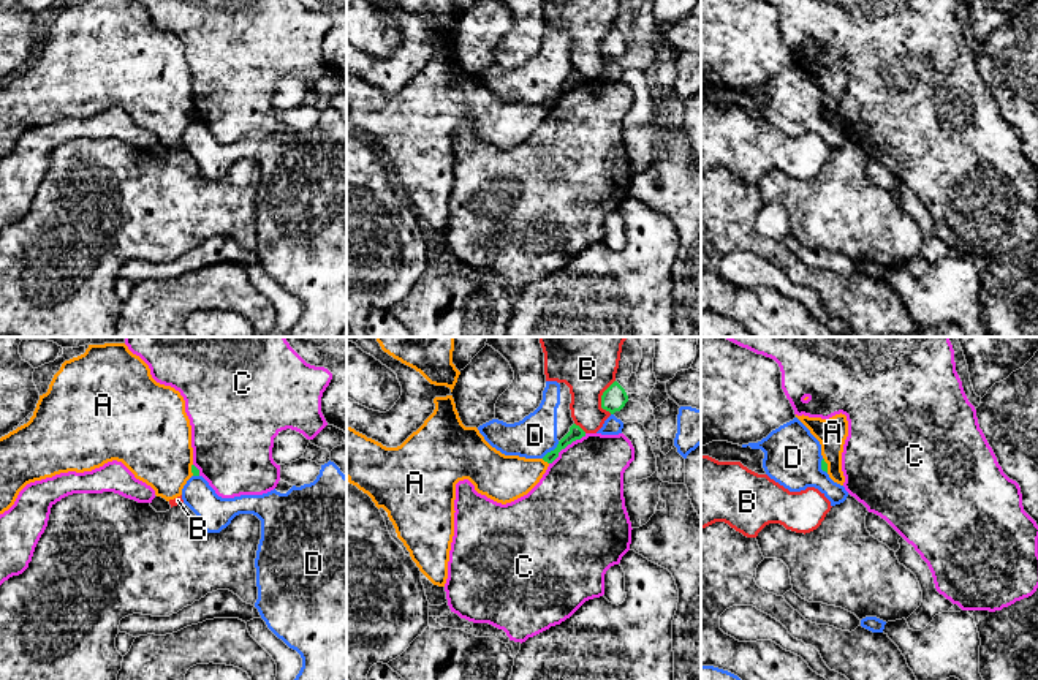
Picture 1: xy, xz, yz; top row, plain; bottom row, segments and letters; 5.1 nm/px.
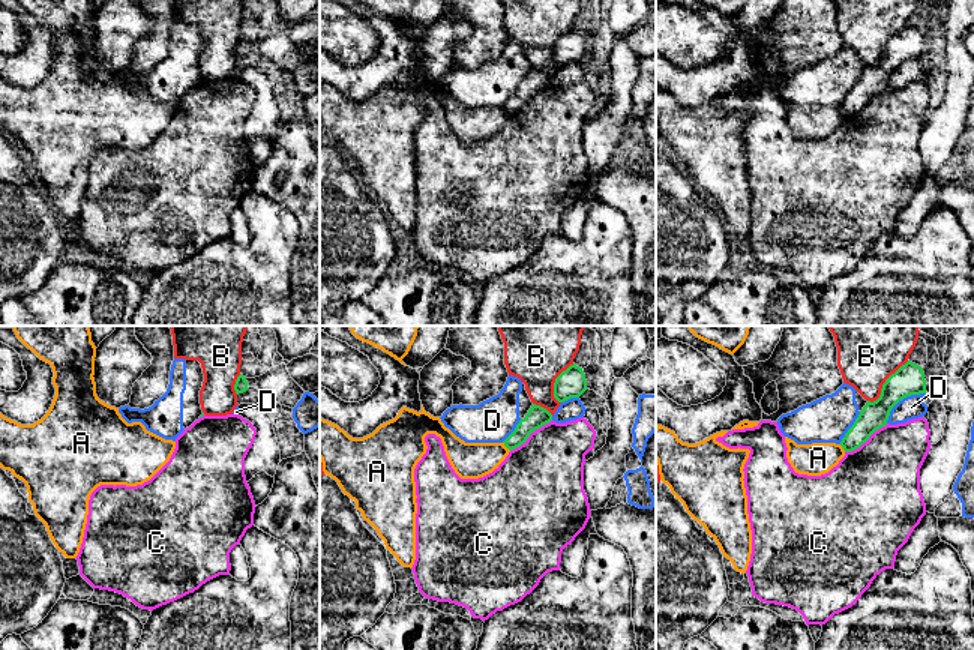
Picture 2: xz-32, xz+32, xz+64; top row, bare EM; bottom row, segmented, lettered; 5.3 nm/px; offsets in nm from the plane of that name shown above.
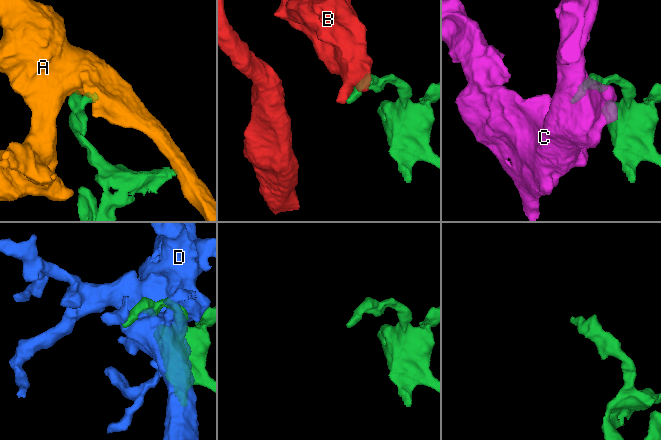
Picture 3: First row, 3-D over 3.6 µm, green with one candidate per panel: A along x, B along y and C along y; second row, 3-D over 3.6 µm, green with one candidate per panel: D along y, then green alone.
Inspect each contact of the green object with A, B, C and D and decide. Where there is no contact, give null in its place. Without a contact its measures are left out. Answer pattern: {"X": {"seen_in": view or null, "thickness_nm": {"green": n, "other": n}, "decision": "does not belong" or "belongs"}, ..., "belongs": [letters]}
{"A": {"seen_in": "xz", "thickness_nm": {"green": 70, "other": 240}, "decision": "does not belong"}, "B": {"seen_in": "xz", "thickness_nm": {"green": 120, "other": 220}, "decision": "does not belong"}, "C": {"seen_in": "xz", "thickness_nm": {"green": 70, "other": 420}, "decision": "does not belong"}, "D": {"seen_in": "xz", "thickness_nm": {"green": 70, "other": 220}, "decision": "does not belong"}, "belongs": []}

